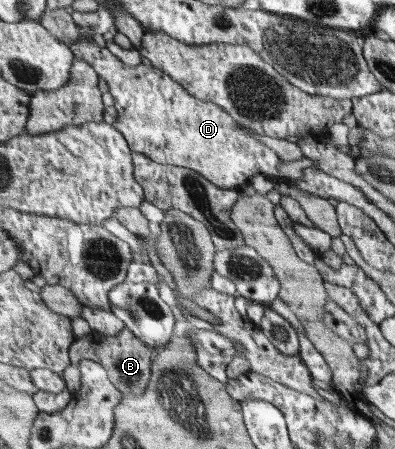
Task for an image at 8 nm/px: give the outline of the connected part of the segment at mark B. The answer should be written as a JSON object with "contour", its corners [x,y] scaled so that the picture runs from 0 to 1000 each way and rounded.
{"contour":[[[311,731],[294,748],[230,742],[185,757],[175,773],[175,804],[180,813],[162,826],[159,837],[172,853],[172,866],[187,875],[208,864],[203,806],[235,802],[261,811],[271,820],[278,846],[314,875],[314,880],[344,880],[352,884],[370,875],[372,860],[385,842],[387,782],[359,755],[352,755],[327,731]]]}

